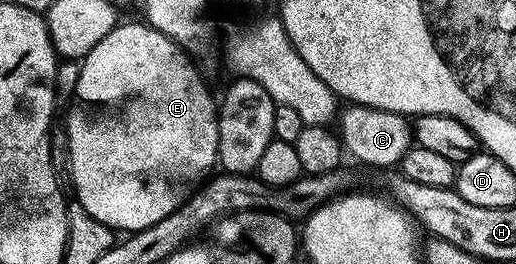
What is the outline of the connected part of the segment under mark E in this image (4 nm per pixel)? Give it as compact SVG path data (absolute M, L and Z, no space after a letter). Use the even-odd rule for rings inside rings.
M145 22L125 23L111 29L81 60L78 84L74 87L74 108L66 119L66 151L70 154L70 179L74 182L75 193L78 194L75 195L76 202L88 209L88 213L92 213L96 221L108 225L115 232L133 233L140 229L148 229L148 225L164 221L164 217L168 217L181 203L186 202L199 184L211 174L210 166L218 163L218 109L215 96L213 99L206 92L206 83L202 75L177 44Z

